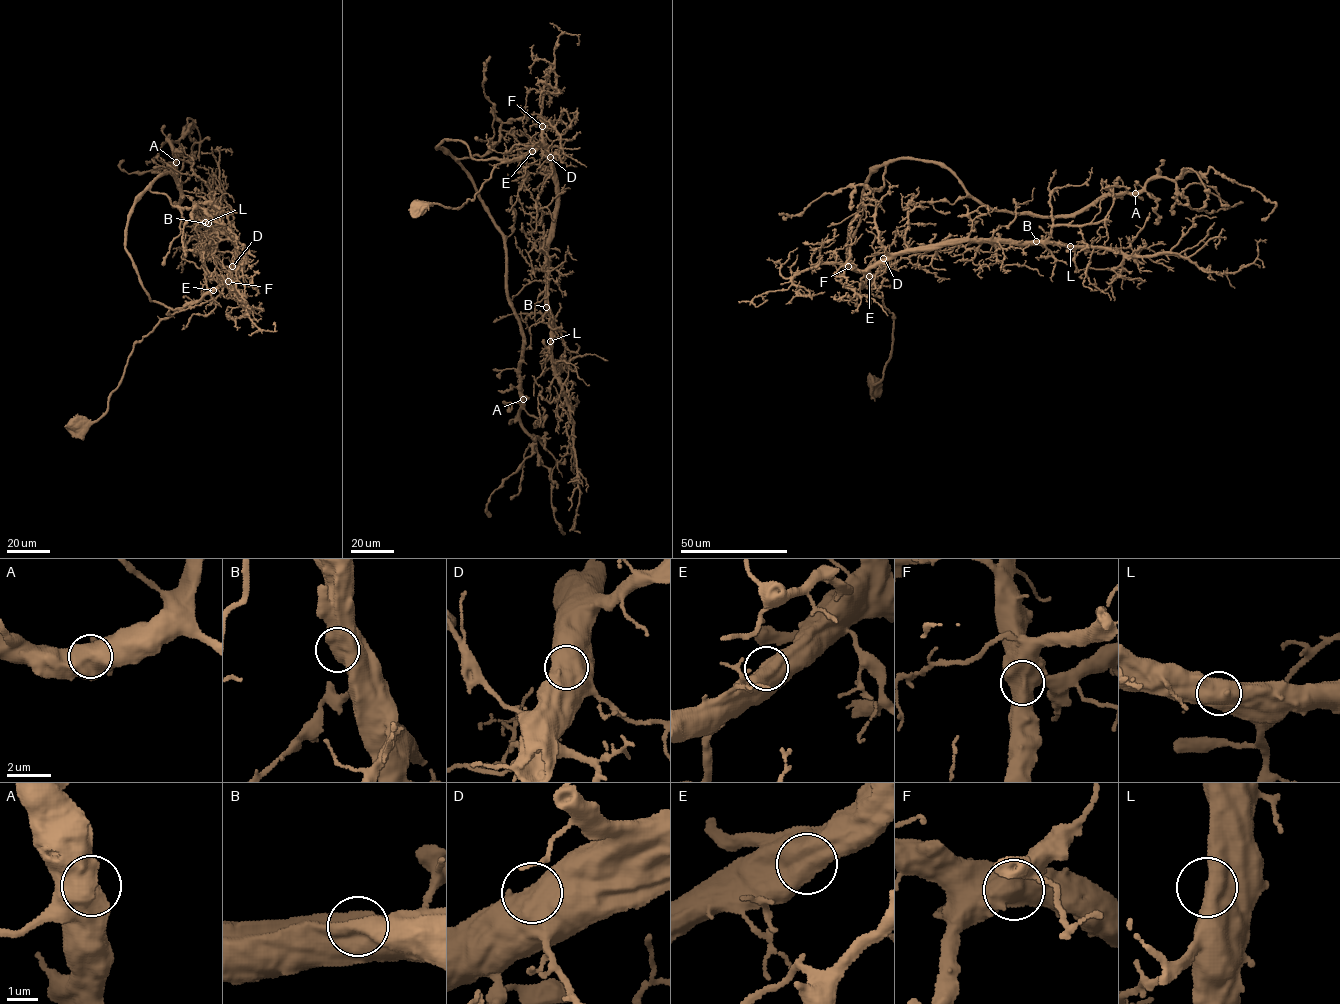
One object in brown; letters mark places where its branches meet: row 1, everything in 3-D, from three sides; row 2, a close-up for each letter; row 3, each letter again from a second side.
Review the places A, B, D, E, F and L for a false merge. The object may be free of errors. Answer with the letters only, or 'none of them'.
none of them

